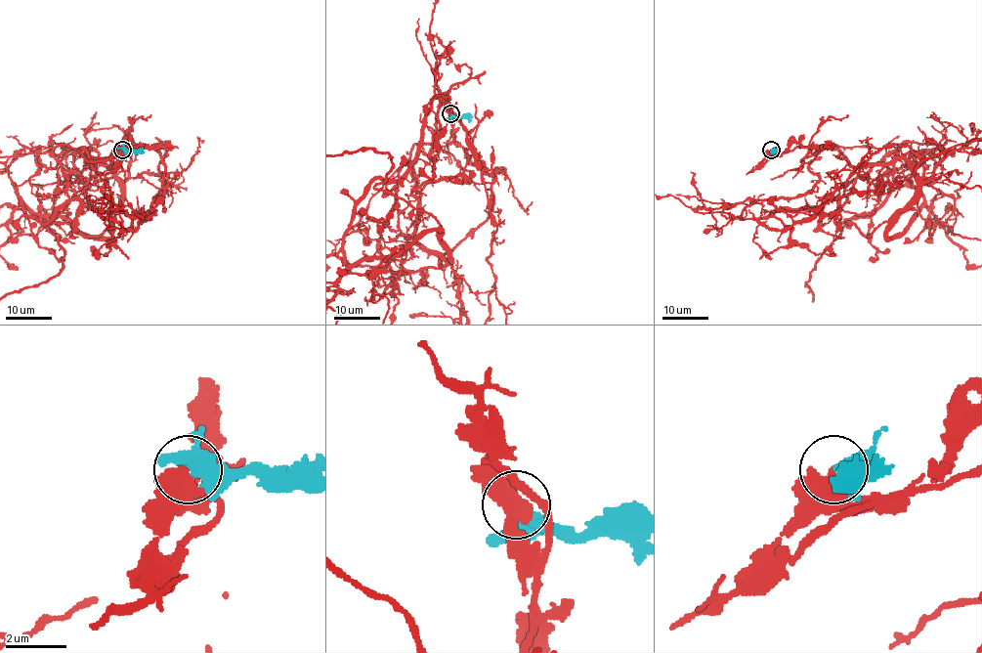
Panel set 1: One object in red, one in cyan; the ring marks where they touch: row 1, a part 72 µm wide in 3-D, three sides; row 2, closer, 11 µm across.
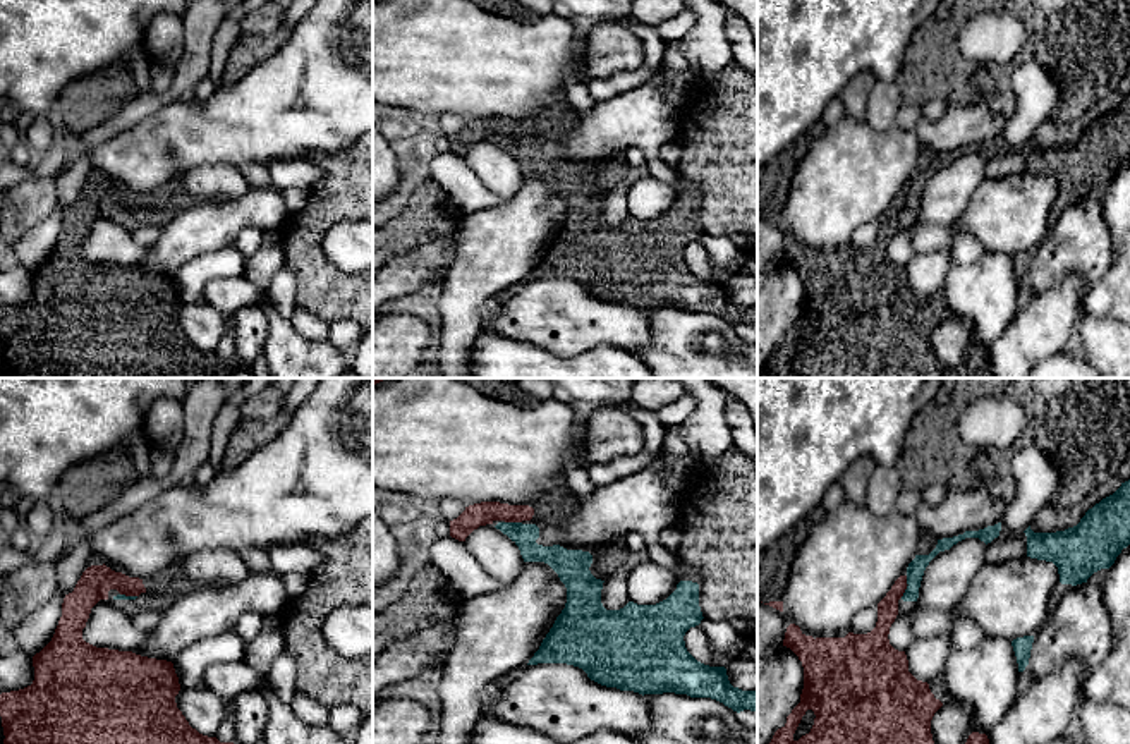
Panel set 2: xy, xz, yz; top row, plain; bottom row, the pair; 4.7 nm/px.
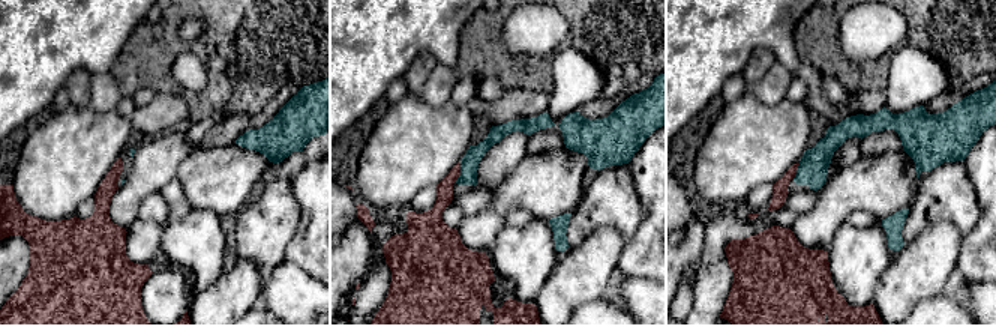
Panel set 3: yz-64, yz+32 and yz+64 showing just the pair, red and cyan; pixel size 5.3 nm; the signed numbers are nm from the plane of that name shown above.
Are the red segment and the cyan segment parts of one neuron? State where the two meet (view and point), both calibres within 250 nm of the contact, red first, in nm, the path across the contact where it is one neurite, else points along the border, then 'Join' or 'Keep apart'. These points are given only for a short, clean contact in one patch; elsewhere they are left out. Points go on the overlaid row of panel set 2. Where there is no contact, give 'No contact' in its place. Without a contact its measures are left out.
Touches red at xz (514, 521). Thickness 110 nm (red) against 110 nm. Keep apart

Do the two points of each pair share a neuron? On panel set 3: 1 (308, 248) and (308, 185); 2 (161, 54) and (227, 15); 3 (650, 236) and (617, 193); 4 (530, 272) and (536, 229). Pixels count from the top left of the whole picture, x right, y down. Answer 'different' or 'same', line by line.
1: same
2: same
3: different
4: same

